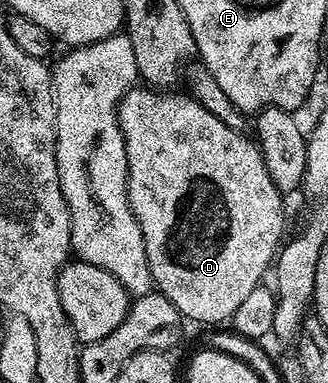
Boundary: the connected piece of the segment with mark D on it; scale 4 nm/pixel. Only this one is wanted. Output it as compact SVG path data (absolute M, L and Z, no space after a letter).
M133 87L120 100L120 108L116 117L120 120L120 130L126 143L126 163L128 164L128 202L134 219L138 219L138 227L142 231L142 239L146 243L146 259L150 263L150 271L155 288L180 312L181 318L201 321L208 327L216 327L221 323L231 322L238 306L246 300L246 295L254 291L265 280L266 274L273 268L278 250L285 240L284 235L284 201L280 189L274 187L274 179L270 179L270 171L266 171L266 163L262 159L255 140L248 141L241 130L226 127L222 119L210 115L202 103L195 101L191 95L177 91L157 91L152 87Z

